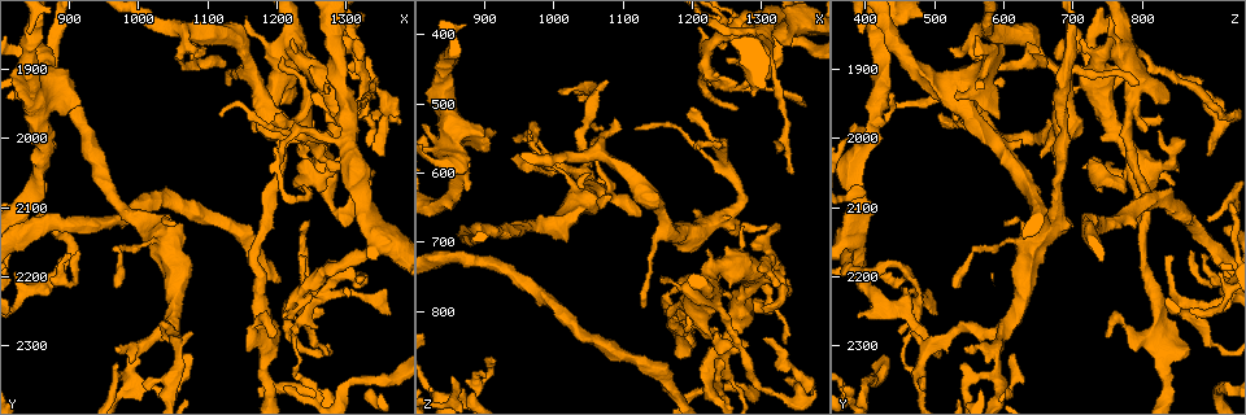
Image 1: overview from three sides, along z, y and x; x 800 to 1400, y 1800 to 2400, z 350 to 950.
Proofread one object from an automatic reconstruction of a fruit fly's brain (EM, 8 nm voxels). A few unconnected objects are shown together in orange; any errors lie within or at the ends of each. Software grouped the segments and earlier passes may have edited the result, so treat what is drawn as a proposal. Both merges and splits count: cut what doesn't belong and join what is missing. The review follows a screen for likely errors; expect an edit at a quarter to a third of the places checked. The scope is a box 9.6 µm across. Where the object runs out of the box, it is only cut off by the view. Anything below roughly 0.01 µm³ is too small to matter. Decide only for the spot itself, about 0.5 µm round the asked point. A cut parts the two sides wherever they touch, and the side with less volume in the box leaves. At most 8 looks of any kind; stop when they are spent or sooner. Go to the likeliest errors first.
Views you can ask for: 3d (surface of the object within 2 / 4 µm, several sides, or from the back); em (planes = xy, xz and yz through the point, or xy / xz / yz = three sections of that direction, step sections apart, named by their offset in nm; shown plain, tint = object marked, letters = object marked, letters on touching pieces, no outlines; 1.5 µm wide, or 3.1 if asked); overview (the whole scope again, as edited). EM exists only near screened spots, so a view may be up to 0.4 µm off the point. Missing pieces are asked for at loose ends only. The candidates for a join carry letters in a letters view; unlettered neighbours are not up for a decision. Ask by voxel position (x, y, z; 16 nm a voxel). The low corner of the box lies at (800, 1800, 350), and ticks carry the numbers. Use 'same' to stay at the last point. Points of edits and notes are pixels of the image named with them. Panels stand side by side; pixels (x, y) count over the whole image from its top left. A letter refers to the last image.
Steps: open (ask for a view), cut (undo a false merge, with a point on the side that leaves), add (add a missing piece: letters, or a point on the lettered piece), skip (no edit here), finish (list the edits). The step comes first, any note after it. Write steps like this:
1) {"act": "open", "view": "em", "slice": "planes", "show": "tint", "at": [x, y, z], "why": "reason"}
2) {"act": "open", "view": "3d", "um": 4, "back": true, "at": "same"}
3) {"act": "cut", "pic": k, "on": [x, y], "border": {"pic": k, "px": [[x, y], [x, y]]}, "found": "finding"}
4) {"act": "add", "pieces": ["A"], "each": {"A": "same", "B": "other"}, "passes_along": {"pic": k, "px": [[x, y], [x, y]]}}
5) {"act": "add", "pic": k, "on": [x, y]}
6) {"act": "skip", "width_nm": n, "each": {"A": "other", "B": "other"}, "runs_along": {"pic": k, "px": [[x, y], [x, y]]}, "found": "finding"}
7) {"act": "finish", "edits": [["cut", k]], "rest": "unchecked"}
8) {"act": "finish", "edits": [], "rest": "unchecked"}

{"act": "open", "view": "3d", "um": 4, "at": [1335, 2070, 845], "why": "long arm stops here"}

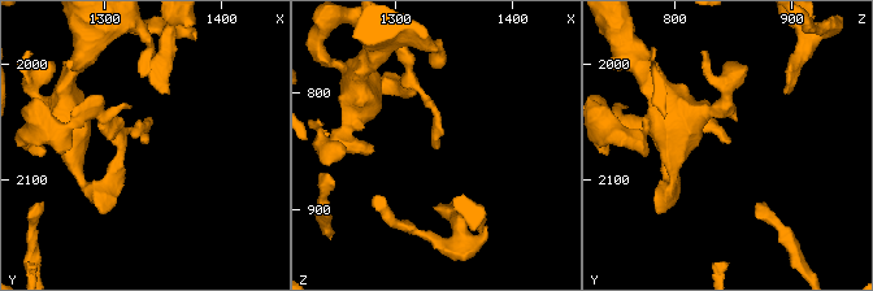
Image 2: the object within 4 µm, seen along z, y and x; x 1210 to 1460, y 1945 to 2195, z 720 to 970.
{"act": "open", "view": "em", "slice": "planes", "show": "letters", "at": [1334, 2070, 848], "why": "now the EM"}

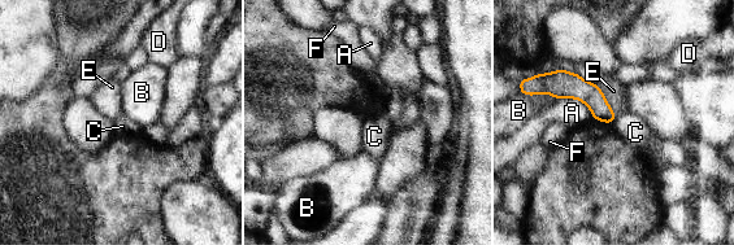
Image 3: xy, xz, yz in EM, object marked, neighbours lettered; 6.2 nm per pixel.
{"act": "skip", "longest_contact_nm": ["A", 260], "each": {"A": "other", "B": "other", "C": "other", "D": "other", "E": "other", "F": "other"}, "border": {"pic": 3, "px": [[617, 116], [612, 125]]}, "found": "no lettered piece goes on from it"}

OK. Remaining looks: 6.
{"act": "open", "view": "em", "slice": "xy", "step": 4, "show": "letters", "at": [905, 2170, 890], "why": "tapers out"}

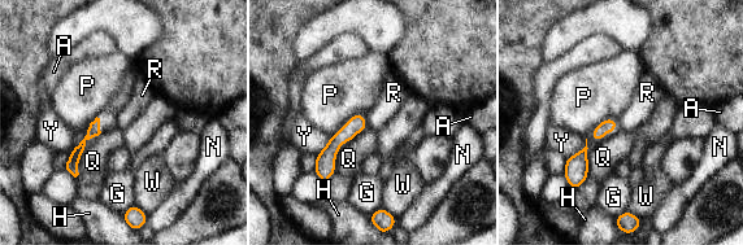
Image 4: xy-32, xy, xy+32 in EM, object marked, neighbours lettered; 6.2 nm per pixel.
{"act": "skip", "longest_contact_nm": ["Q", 200], "each": {"A": "other", "G": "other", "H": "other", "N": "other", "P": "other", "Q": "other", "R": "other", "W": "other", "Y": "other"}, "found": "no lettered piece goes on from it"}

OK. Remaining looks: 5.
{"act": "open", "view": "em", "slice": "planes", "show": "letters", "at": [1120, 1970, 535], "why": "free end"}

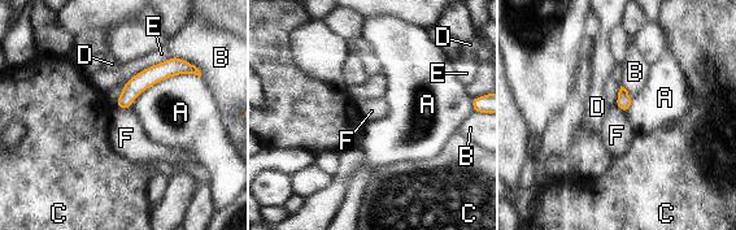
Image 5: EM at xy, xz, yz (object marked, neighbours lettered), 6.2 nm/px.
{"act": "skip", "width_nm": 100, "each": {"A": "other", "B": "other", "C": "other", "D": "other", "E": "other", "F": "other"}, "runs_along": {"pic": 5, "px": [[186, 70], [147, 77], [120, 104]]}, "found": "no lettered piece goes on from it"}

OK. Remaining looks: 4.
{"act": "finish", "edits": [], "rest": "unchecked"}

